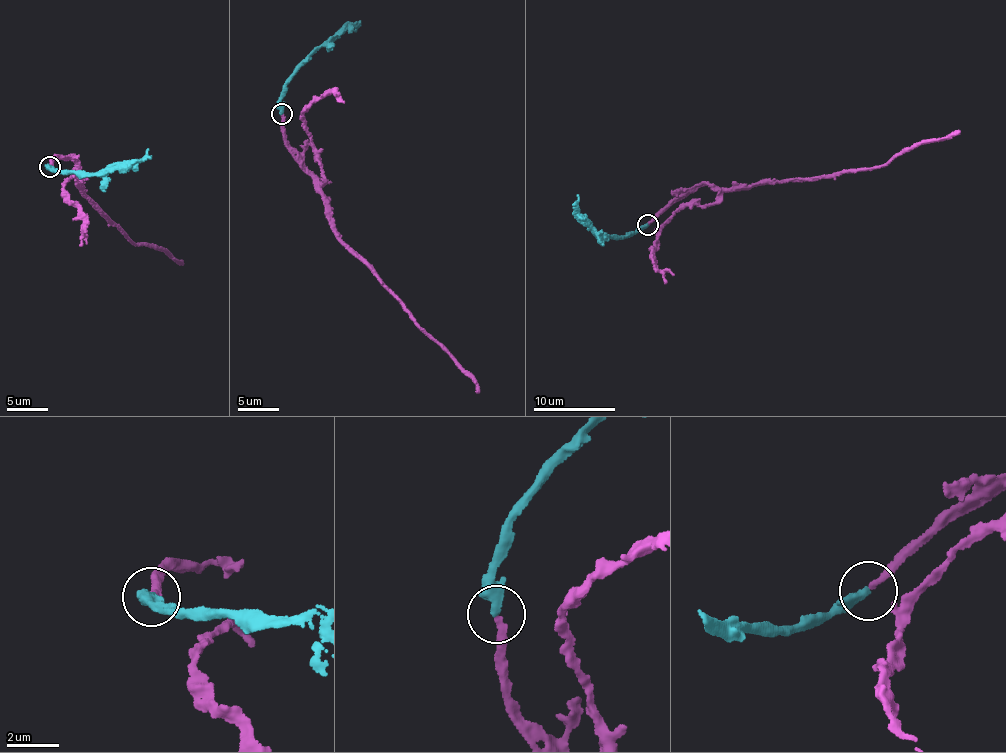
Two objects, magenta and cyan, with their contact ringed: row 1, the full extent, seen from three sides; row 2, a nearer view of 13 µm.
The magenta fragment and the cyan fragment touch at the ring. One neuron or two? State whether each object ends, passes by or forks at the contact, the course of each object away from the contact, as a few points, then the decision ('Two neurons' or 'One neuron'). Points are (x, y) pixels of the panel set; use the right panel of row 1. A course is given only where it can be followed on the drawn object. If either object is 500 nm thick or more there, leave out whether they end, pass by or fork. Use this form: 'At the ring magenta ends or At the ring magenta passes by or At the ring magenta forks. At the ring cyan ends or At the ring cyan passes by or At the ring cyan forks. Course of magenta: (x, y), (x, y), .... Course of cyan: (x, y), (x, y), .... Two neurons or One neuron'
At the ring magenta ends. At the ring cyan ends. Course of magenta: (648, 223), (674, 199), (697, 187), (750, 188), (809, 180), (885, 164), (903, 151), (951, 137), (959, 130). Course of cyan: (648, 225), (619, 235), (597, 234), (581, 218), (576, 203), (577, 194). One neuron

